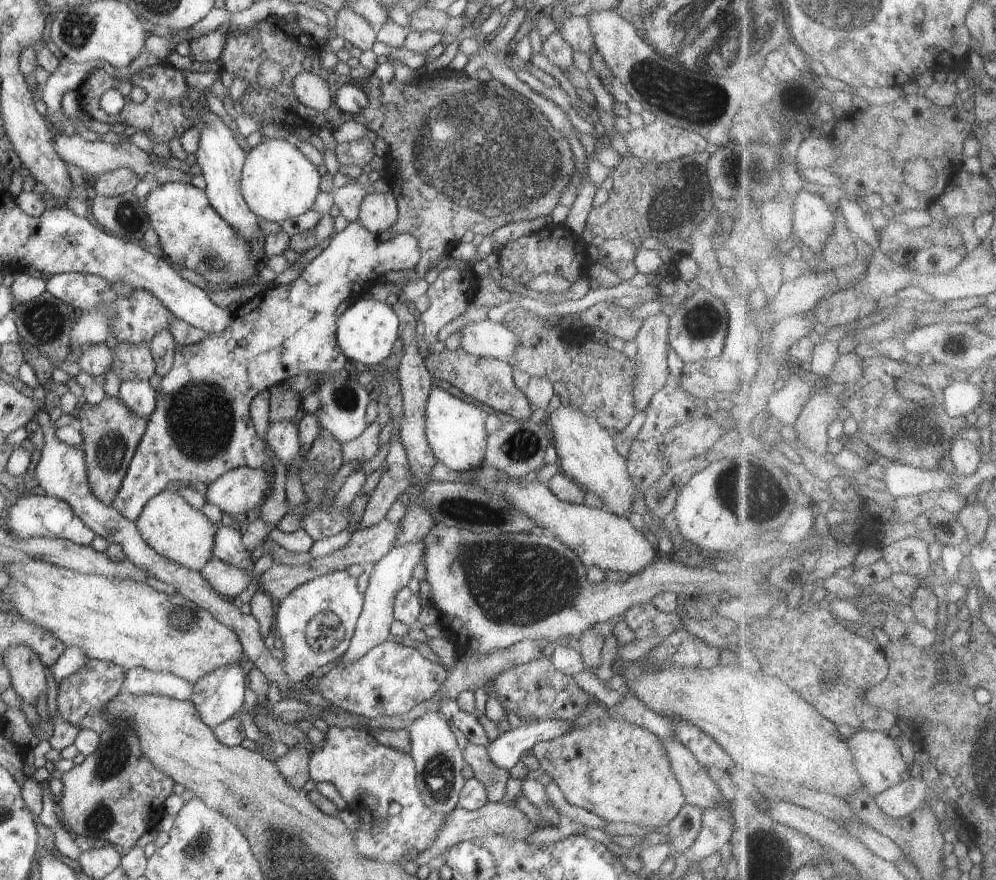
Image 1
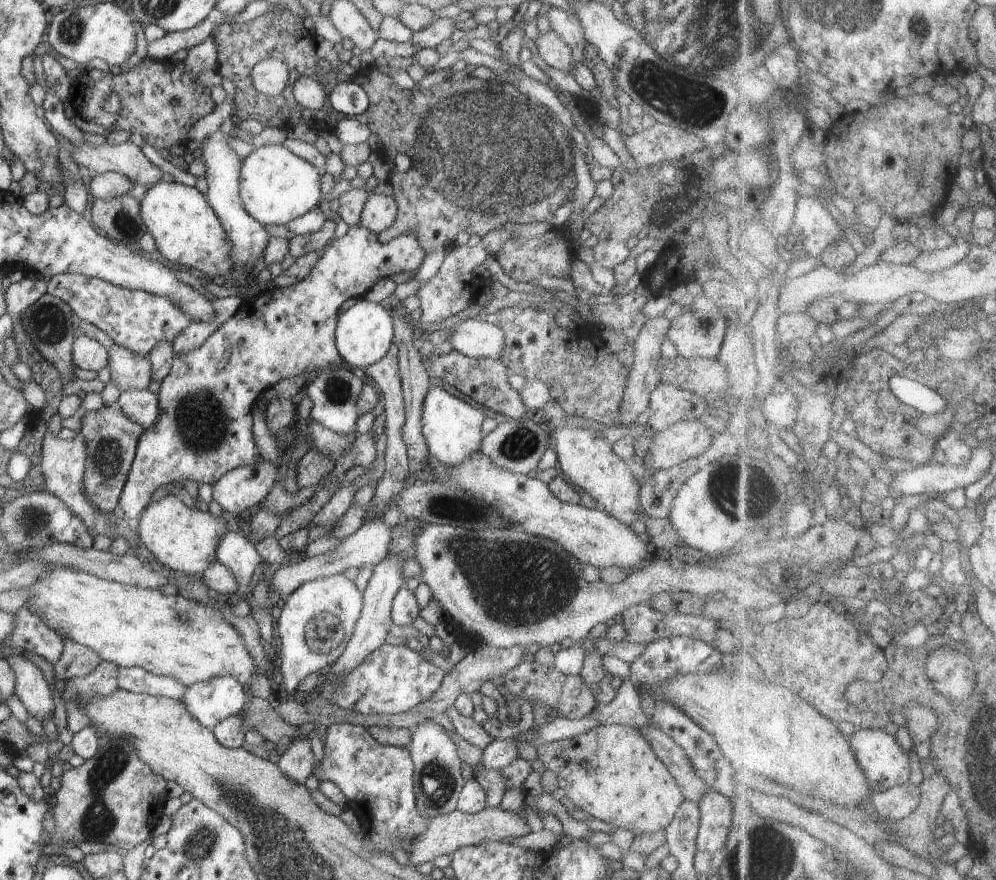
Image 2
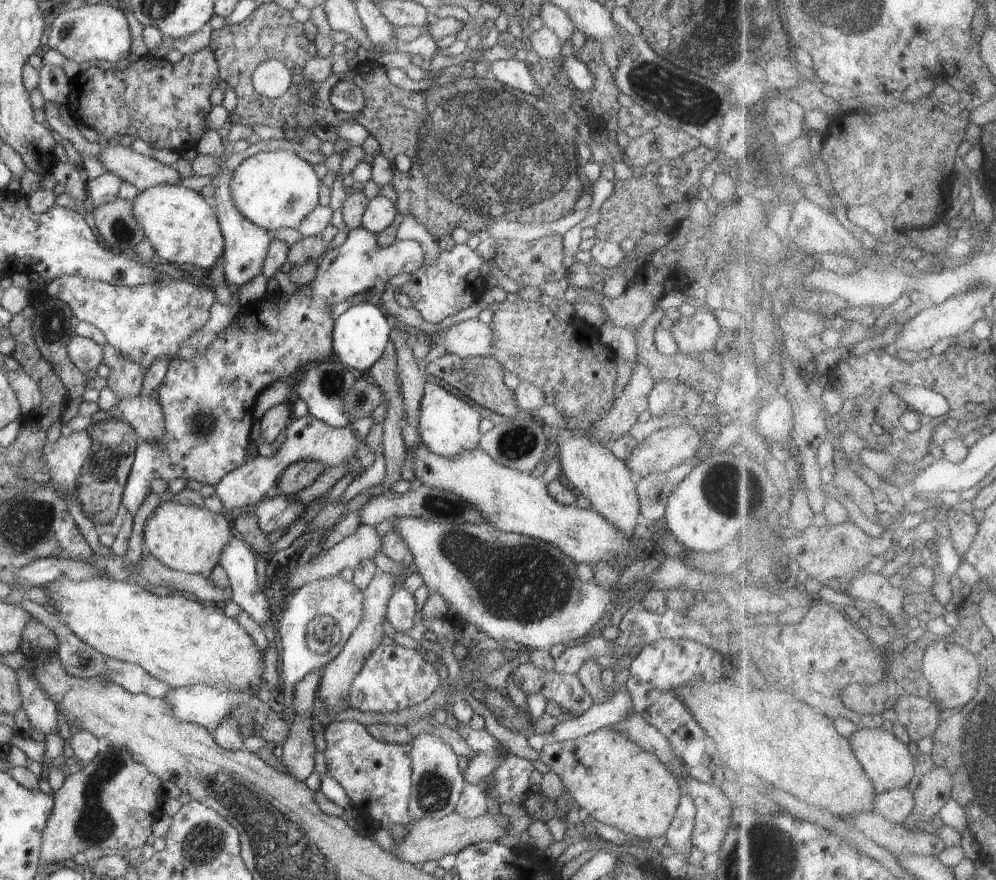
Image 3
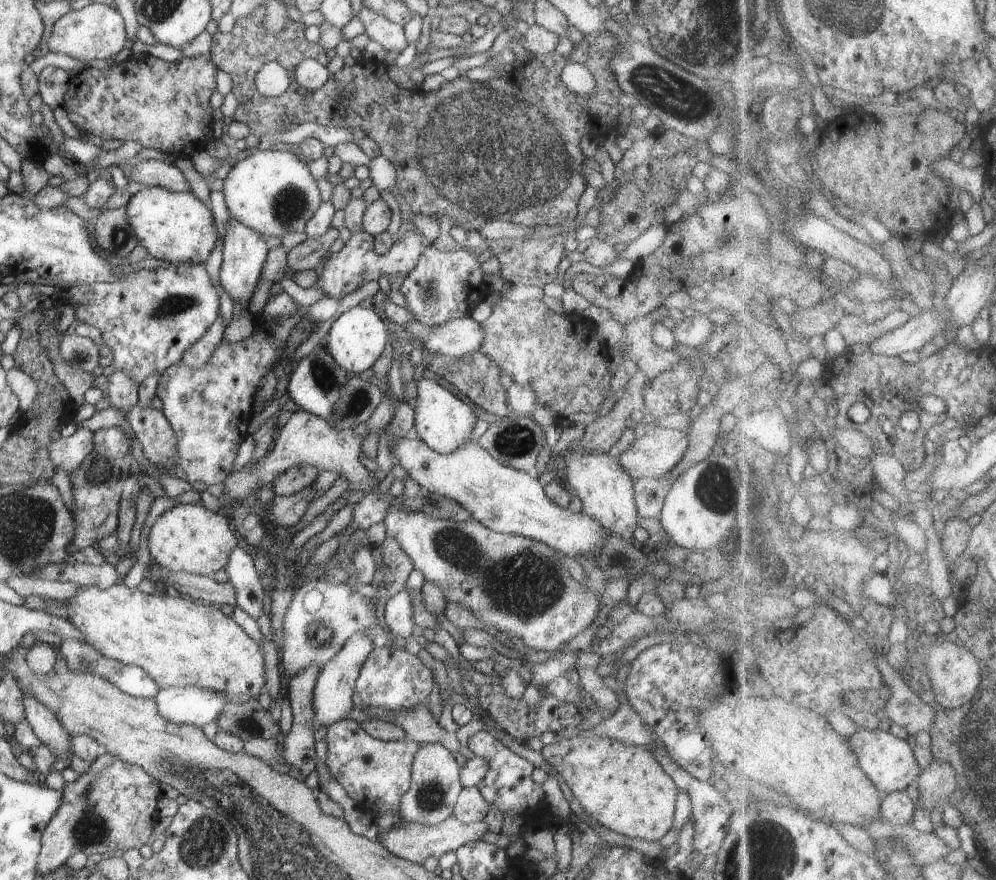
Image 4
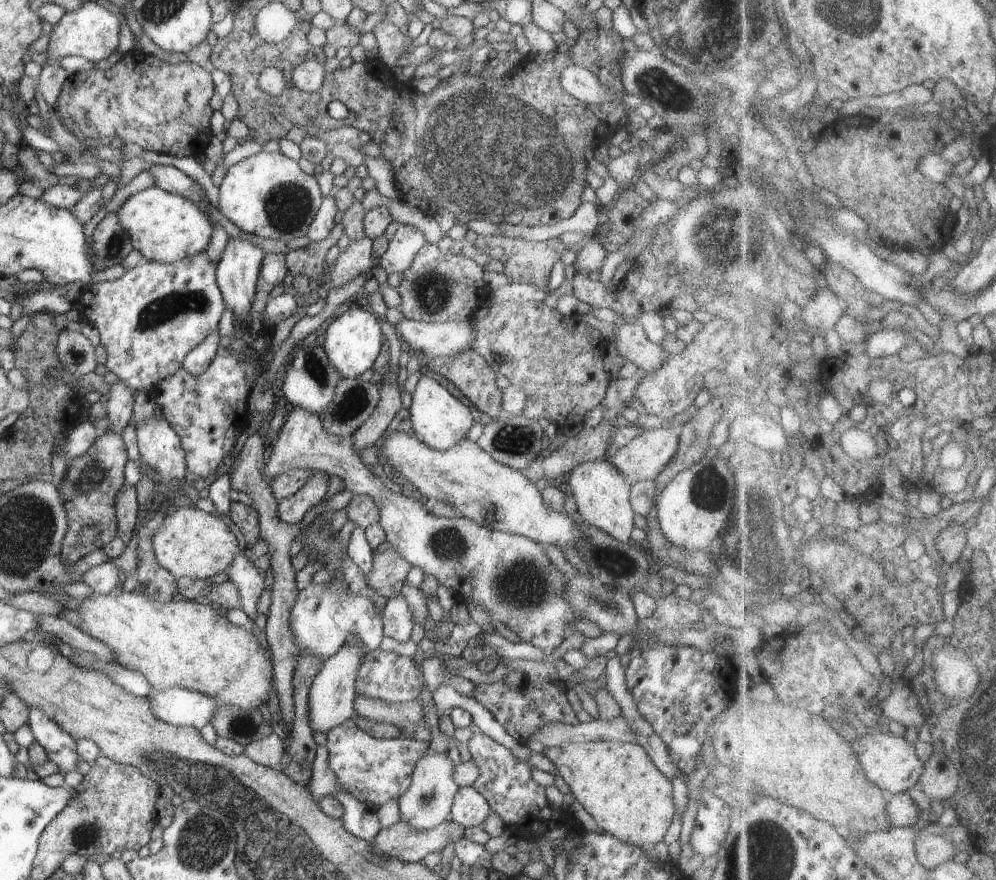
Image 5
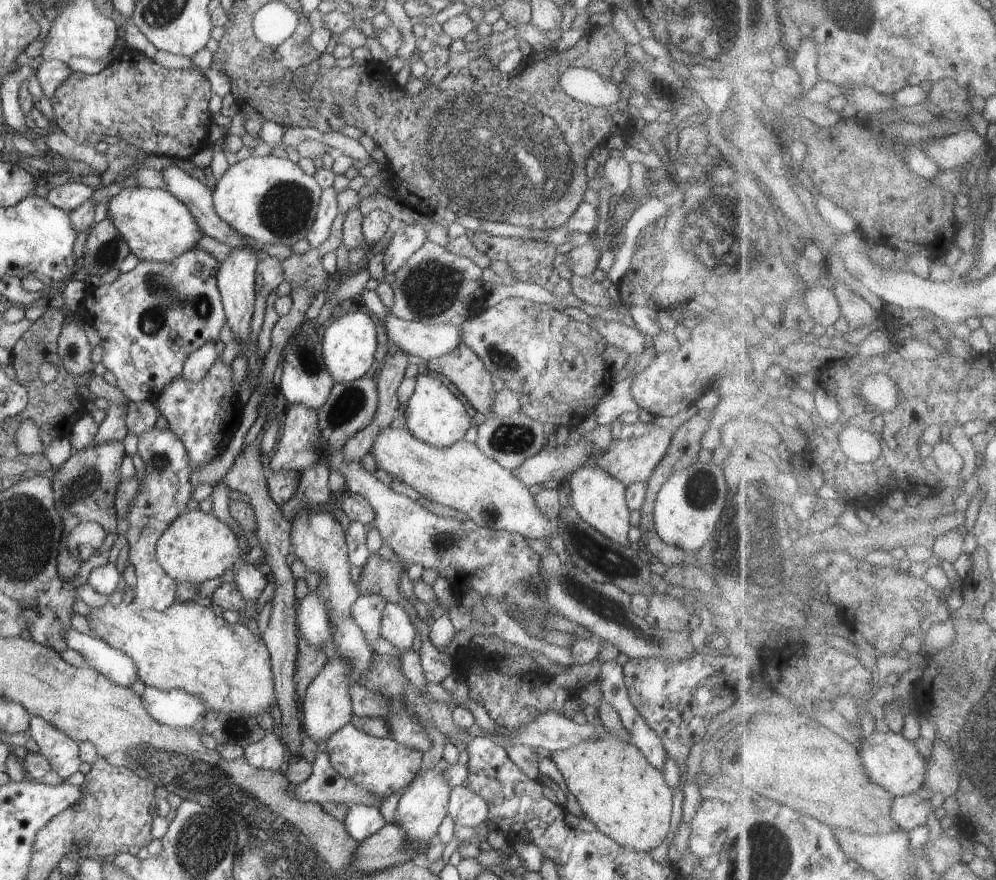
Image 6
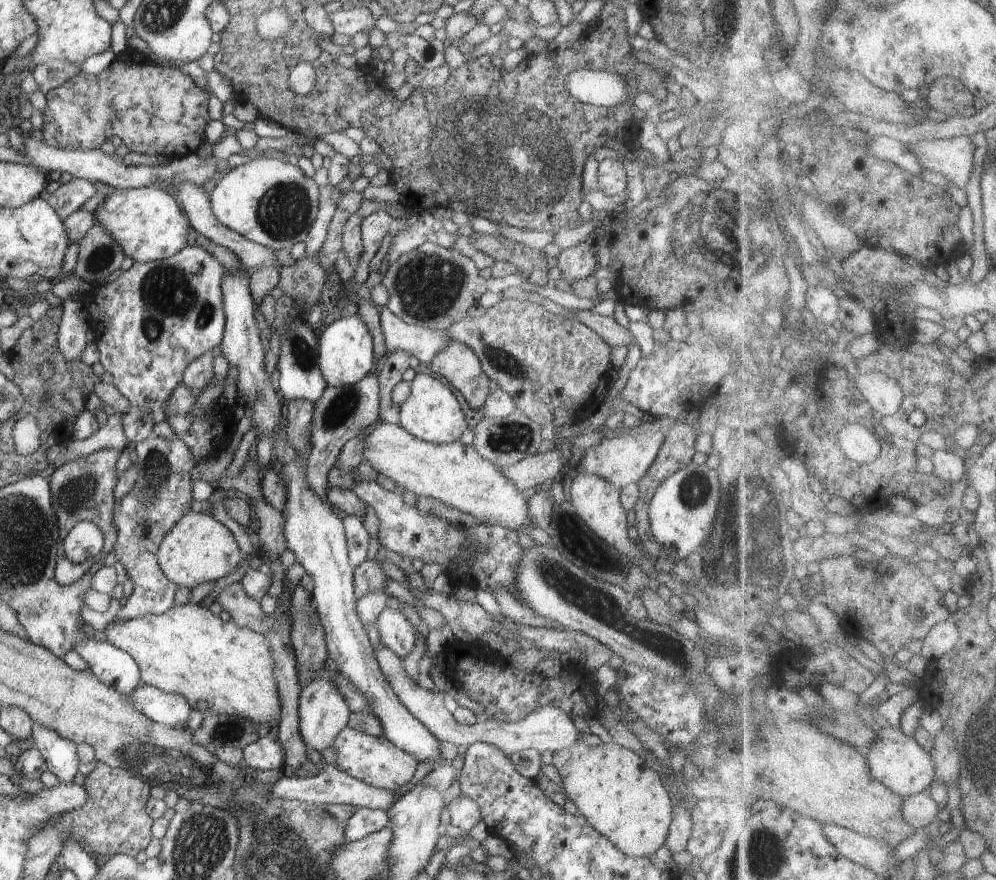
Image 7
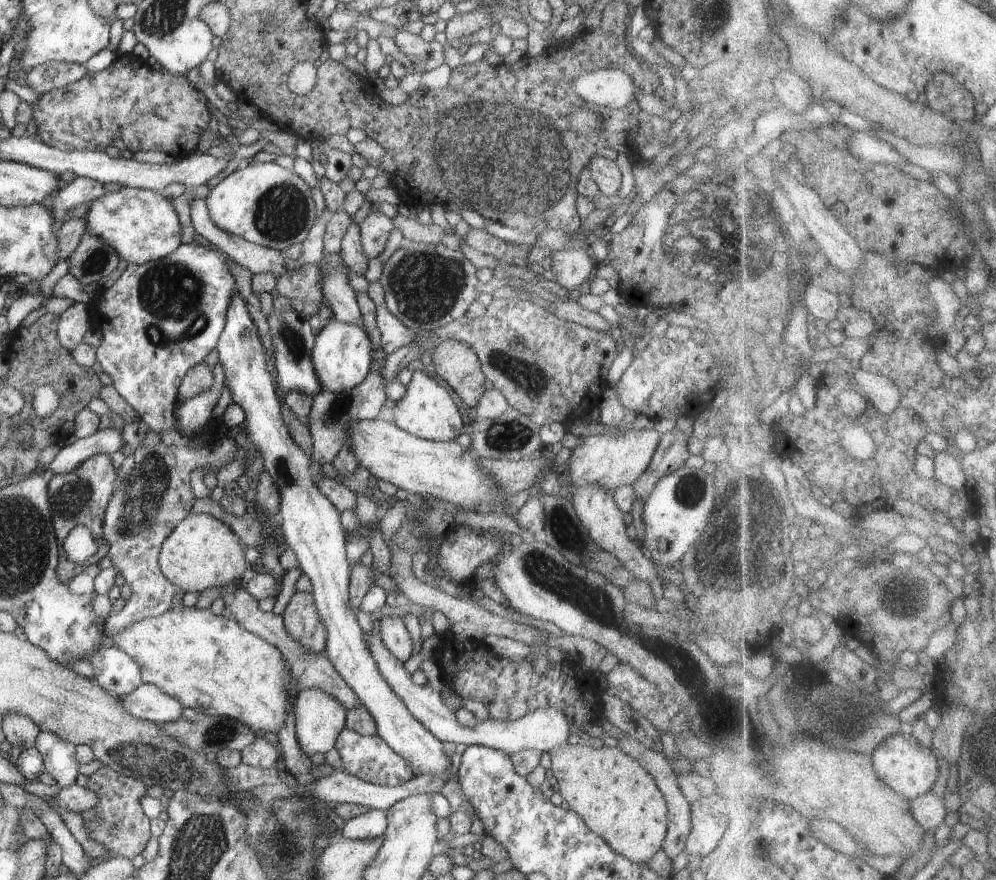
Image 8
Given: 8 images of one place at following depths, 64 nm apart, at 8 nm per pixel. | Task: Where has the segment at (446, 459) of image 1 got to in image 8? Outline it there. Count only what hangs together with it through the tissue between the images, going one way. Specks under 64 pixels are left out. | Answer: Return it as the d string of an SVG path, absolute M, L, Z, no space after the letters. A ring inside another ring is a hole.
M427 370L414 371L406 392L392 406L393 422L398 428L421 439L431 441L454 441L464 430L458 406L446 388L442 388Z

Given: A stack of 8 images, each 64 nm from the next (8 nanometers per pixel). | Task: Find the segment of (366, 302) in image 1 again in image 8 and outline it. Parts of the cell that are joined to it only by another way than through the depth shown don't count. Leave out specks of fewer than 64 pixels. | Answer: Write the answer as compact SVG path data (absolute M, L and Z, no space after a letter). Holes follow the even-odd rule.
M331 321L321 327L315 336L311 359L321 390L339 393L358 386L377 364L373 346L364 328L340 321Z

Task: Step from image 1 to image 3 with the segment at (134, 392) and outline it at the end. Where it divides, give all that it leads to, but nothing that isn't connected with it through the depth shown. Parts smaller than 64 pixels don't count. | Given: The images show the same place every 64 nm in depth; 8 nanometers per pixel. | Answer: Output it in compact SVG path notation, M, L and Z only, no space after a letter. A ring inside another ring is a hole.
M128 396L122 398L116 408L121 418L136 428L136 434L142 442L158 440L164 432L164 416L160 406L152 396Z

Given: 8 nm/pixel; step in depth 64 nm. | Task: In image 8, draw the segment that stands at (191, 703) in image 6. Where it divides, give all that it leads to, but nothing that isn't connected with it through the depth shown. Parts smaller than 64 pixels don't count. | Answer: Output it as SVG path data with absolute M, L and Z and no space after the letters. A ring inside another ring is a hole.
M144 682L120 698L123 709L129 715L153 723L165 723L177 719L184 708L177 698L172 698L157 686Z

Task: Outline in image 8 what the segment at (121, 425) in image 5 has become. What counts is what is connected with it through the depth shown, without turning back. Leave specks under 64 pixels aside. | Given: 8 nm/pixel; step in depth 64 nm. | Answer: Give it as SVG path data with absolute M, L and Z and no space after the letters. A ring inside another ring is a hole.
M111 426L81 439L73 438L61 445L61 449L46 470L50 471L52 476L68 474L90 457L99 454L109 455L120 450L123 441L122 432L112 429Z

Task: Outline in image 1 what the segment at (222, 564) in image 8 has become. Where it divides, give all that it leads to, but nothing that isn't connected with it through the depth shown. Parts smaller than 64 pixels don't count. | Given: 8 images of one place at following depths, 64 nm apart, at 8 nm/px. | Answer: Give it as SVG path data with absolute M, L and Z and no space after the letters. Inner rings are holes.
M175 489L164 490L150 498L135 524L144 542L174 564L199 572L213 558L216 526L201 511L190 506Z

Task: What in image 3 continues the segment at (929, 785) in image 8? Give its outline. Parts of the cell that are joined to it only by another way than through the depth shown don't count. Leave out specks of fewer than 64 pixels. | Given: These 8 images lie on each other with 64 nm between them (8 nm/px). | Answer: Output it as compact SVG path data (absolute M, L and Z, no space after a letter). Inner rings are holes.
M860 728L851 736L850 740L868 775L875 781L878 794L908 787L919 773L918 762L912 756L910 746L906 742L902 742L900 738L896 738L893 733L885 732L883 729Z

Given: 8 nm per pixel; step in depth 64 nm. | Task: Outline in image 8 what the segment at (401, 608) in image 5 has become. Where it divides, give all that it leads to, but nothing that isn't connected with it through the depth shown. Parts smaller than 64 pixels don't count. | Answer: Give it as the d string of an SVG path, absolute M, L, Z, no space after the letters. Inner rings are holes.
M389 616L378 622L383 645L402 663L413 655L412 637L406 629L404 618Z

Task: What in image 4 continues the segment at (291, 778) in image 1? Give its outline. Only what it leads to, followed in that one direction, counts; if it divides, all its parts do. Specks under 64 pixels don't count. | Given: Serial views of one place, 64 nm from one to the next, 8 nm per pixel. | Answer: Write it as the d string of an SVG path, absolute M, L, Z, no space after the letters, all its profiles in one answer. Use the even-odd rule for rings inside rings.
M310 665L295 674L287 682L287 696L289 697L292 712L293 712L293 723L291 726L290 733L285 737L281 737L283 743L283 750L281 758L284 762L290 764L293 768L293 773L301 776L302 778L308 776L314 770L317 770L317 754L315 751L314 740L314 724L312 718L314 718L314 707L313 707L313 690L321 671L321 666Z

